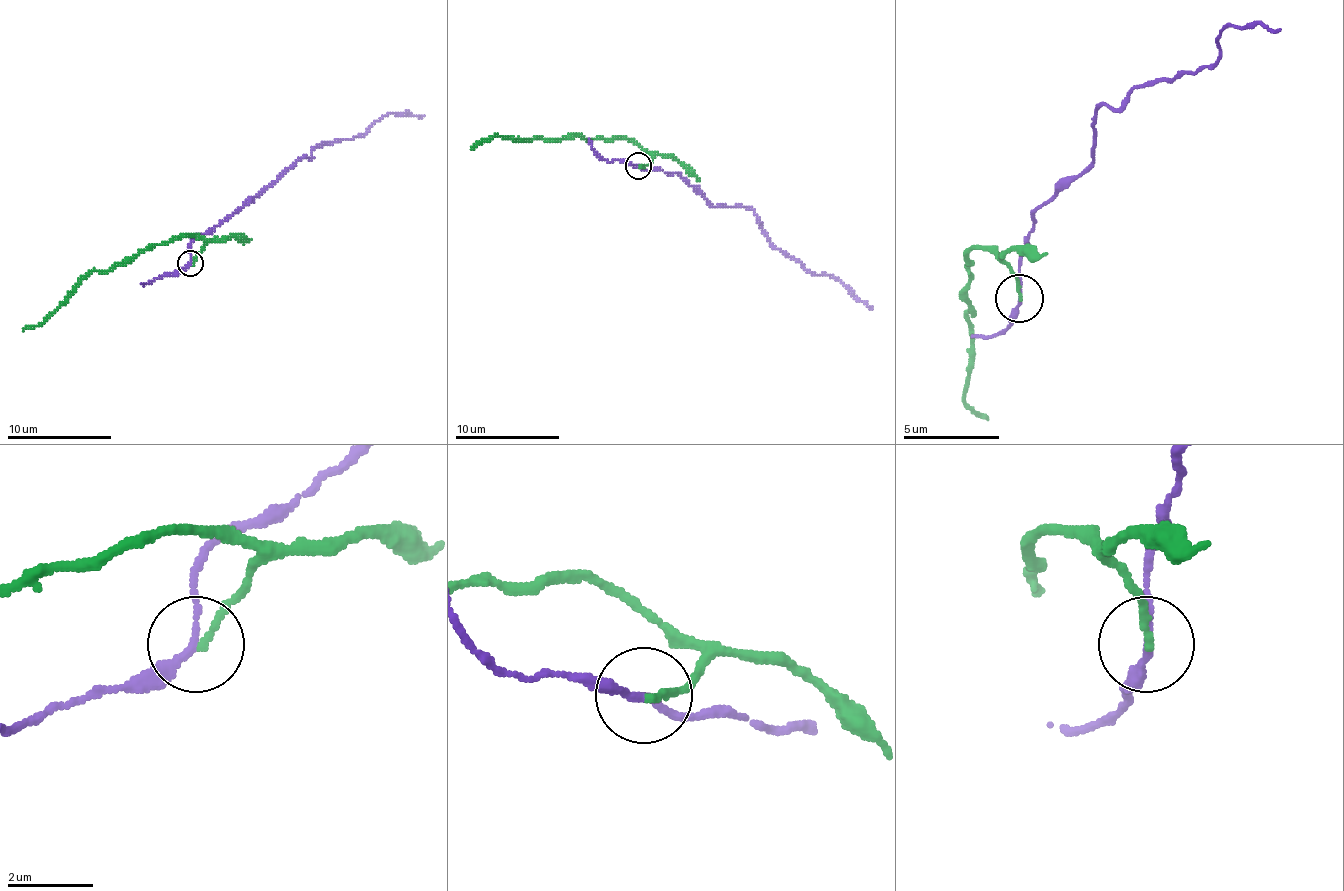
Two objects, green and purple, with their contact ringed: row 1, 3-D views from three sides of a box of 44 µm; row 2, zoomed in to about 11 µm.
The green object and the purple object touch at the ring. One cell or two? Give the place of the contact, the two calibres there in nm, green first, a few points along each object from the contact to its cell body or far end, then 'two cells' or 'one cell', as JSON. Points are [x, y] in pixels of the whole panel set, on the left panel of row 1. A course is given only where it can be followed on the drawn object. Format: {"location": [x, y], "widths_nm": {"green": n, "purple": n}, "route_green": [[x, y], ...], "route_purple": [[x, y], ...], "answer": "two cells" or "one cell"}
{"location": [190, 263], "widths_nm": {"green": 170, "purple": 160}, "route_green": [[191, 262], [204, 244], [201, 239], [183, 236], [151, 244], [107, 270], [91, 270], [44, 320], [23, 331]], "route_purple": [[191, 262], [199, 236], [304, 158], [311, 158], [317, 147], [359, 137], [390, 113], [424, 116]], "answer": "two cells"}

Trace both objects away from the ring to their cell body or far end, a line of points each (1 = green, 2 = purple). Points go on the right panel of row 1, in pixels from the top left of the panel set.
1: (1018, 297), (1008, 264), (999, 254), (975, 249), (970, 264), (965, 403), (989, 422)
2: (1018, 297), (1032, 216), (1094, 158), (1099, 106), (1209, 67), (1228, 24), (1281, 29)

